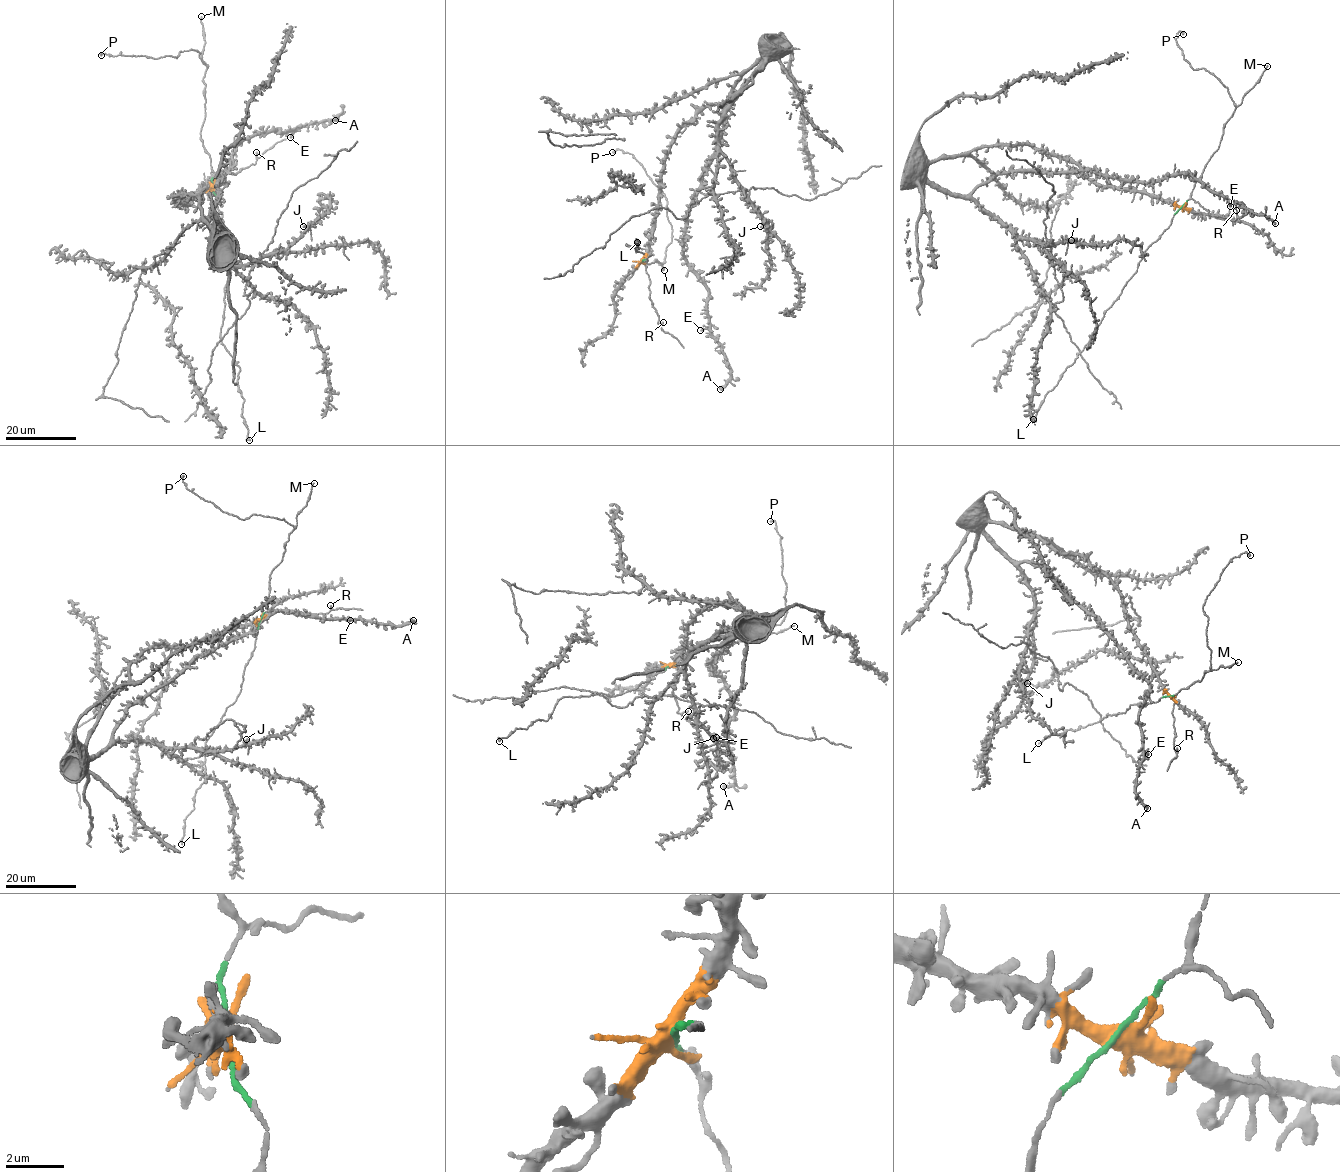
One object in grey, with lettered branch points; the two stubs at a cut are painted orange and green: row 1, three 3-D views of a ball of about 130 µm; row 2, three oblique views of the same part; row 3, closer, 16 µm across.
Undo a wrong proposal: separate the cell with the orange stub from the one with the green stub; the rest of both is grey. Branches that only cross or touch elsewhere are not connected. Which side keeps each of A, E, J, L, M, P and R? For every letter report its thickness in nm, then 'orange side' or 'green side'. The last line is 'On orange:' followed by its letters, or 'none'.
A: 440 nm thick; orange side
E: 420 nm thick; orange side
J: 260 nm thick; orange side
L: 300 nm thick; green side
M: 160 nm thick; green side
P: 320 nm thick; green side
R: 260 nm thick; green side
On orange: A, E, J

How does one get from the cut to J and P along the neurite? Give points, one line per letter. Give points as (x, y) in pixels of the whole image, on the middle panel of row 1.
J: (641, 261), (675, 133), (725, 100), (765, 54), (717, 134), (733, 179), (765, 222), (760, 226)
P: (642, 261), (665, 261), (672, 231), (665, 195), (631, 154), (616, 149), (612, 152)

